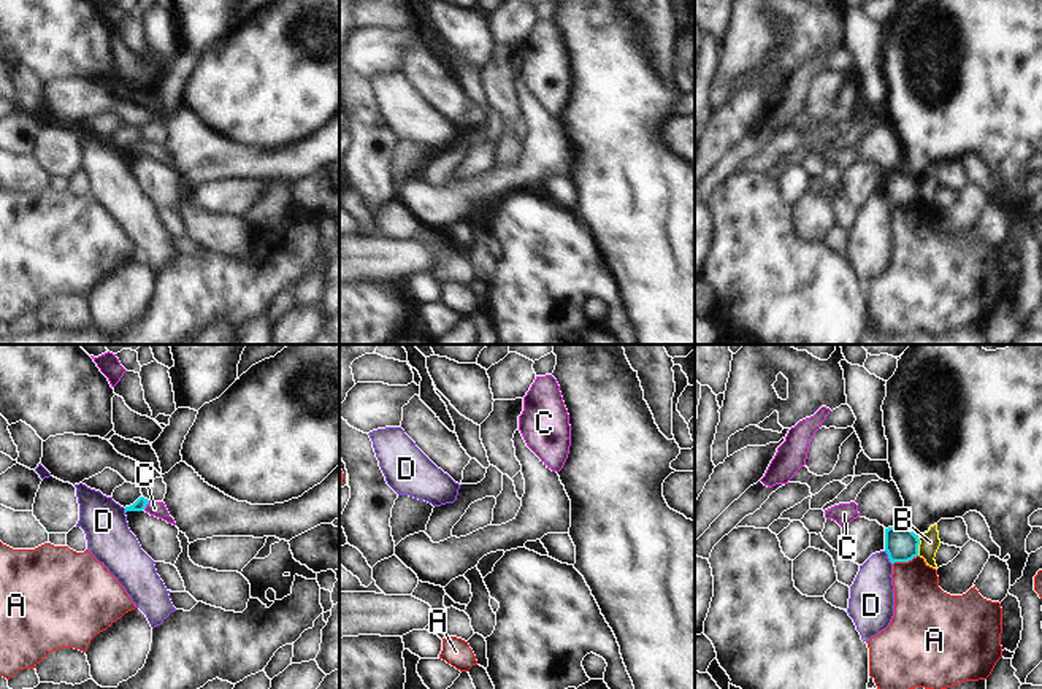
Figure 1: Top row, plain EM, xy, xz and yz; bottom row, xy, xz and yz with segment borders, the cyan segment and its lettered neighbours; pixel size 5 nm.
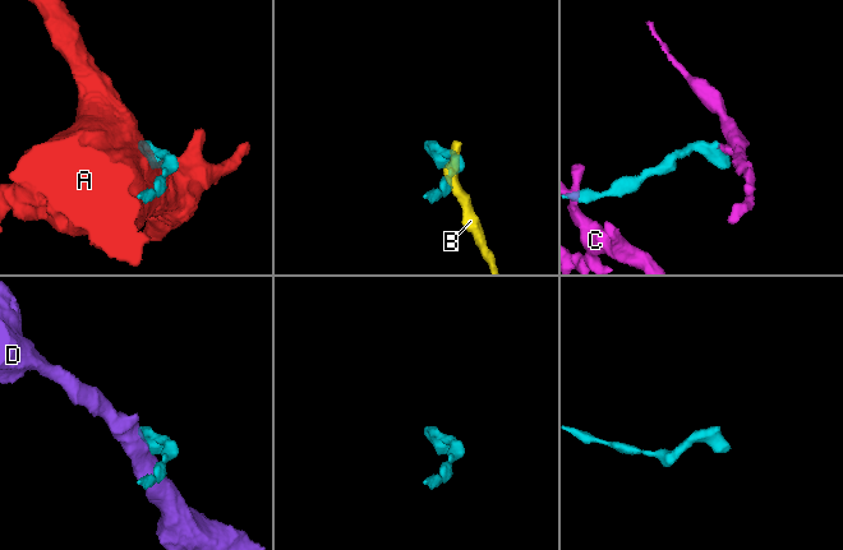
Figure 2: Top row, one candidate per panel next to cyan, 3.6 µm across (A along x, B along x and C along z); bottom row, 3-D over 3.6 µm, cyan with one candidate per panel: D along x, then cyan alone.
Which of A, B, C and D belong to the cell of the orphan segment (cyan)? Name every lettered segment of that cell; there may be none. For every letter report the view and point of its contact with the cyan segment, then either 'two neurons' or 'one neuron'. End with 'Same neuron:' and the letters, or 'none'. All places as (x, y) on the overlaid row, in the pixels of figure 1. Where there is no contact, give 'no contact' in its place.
A: yz (904, 561) | two neurons
B: yz (919, 543) | two neurons
C: xy (146, 504) | one neuron
D: yz (888, 558) | two neurons
Same neuron: C

